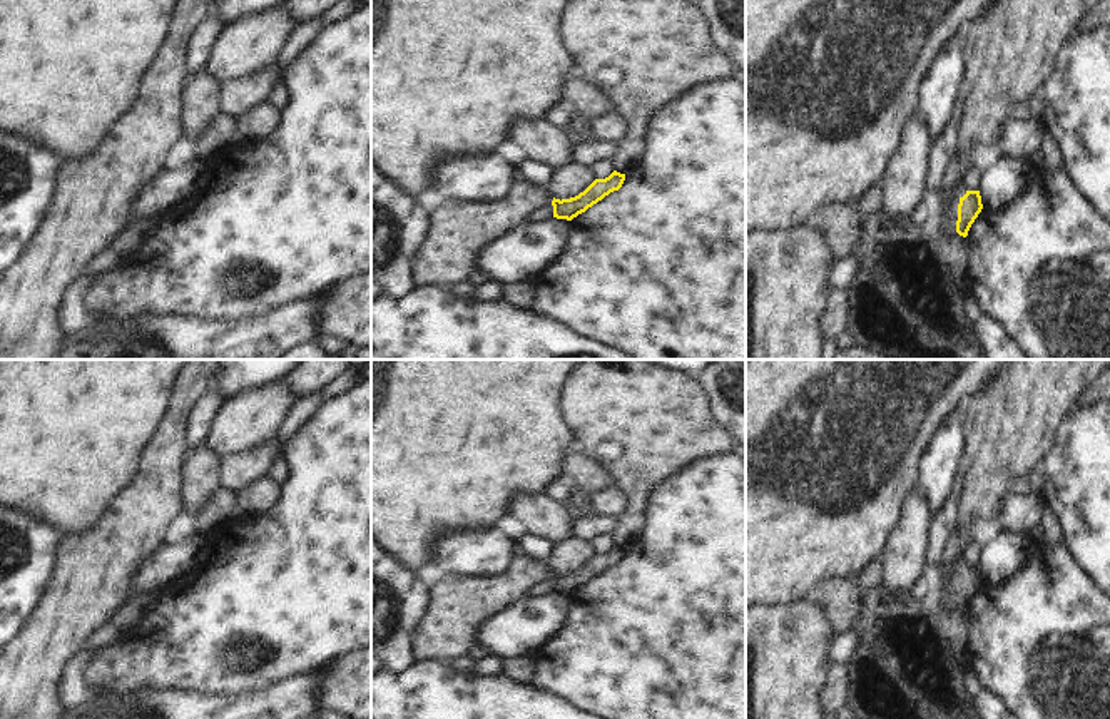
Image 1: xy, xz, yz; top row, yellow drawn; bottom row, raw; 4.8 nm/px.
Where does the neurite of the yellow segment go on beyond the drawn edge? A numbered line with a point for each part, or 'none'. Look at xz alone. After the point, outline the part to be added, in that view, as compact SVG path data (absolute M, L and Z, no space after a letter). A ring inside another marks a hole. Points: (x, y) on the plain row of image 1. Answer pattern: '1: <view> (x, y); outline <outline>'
1: xz (462, 606); outline M518 553L508 572L486 579L445 575L418 625L415 654L420 660L450 662L480 642L481 627L500 612L532 595L540 582L552 580L547 560Z

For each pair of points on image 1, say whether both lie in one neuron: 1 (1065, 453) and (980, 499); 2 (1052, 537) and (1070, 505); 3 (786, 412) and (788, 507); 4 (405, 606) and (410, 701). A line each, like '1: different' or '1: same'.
1: different
2: different
3: same
4: different

